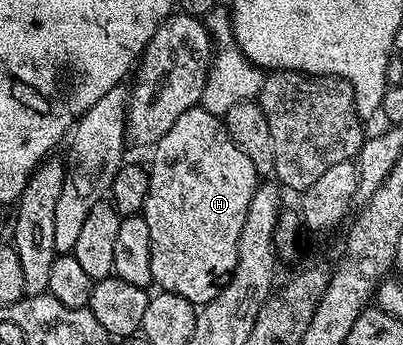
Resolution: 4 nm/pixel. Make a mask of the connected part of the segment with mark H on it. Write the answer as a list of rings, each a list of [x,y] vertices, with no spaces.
[[[193,106],[152,147],[154,159],[148,162],[150,187],[146,197],[144,217],[148,224],[148,236],[152,236],[153,285],[184,296],[184,300],[201,308],[222,291],[222,283],[236,268],[236,256],[240,244],[240,231],[244,228],[244,216],[248,216],[248,204],[252,204],[254,189],[259,176],[252,168],[252,160],[240,152],[240,148],[226,131],[226,123],[219,115]]]

